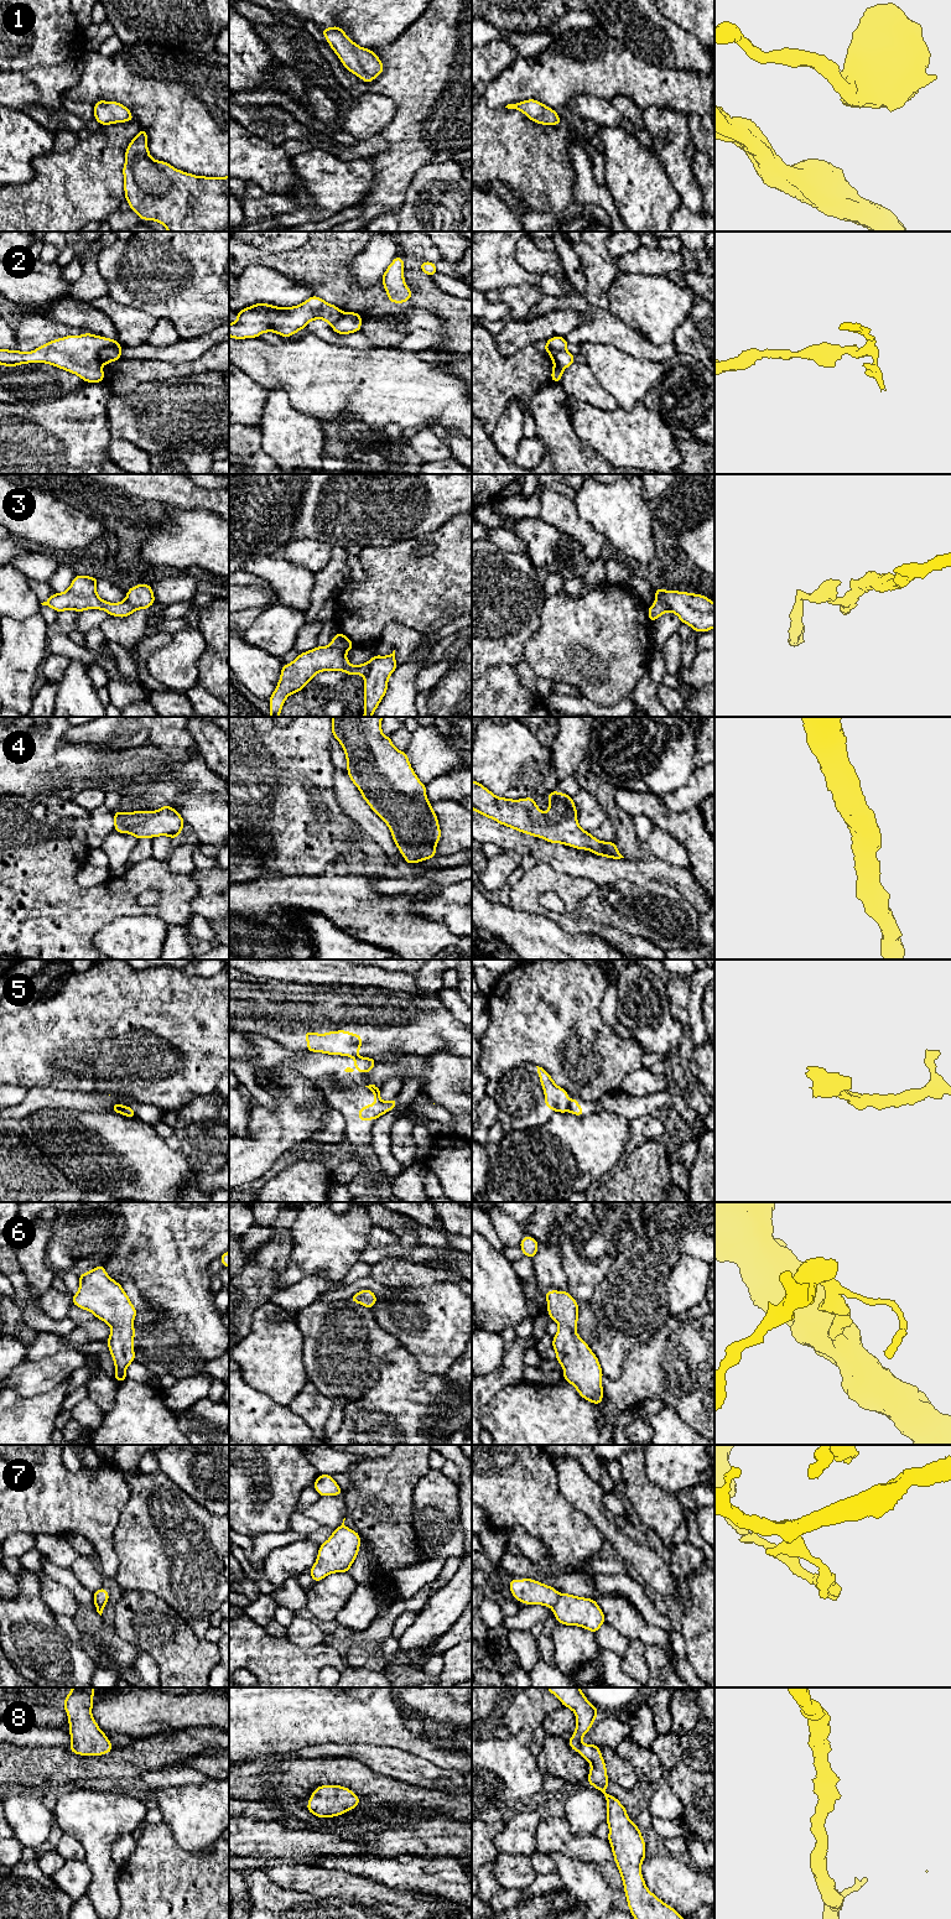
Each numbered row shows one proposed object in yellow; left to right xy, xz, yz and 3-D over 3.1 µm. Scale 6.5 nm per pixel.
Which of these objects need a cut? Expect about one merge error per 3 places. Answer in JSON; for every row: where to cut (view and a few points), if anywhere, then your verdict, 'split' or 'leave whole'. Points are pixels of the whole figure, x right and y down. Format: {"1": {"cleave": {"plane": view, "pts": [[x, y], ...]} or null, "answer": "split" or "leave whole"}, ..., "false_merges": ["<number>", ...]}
{"1": {"cleave": null, "answer": "leave whole"}, "2": {"cleave": {"plane": "xy", "pts": [[119, 344], [104, 347], [99, 352], [100, 364]]}, "answer": "split"}, "3": {"cleave": {"plane": "yz", "pts": [[655, 601], [663, 602], [670, 609]]}, "answer": "split"}, "4": {"cleave": null, "answer": "leave whole"}, "5": {"cleave": {"plane": "yz", "pts": [[568, 1104], [570, 1109]]}, "answer": "split"}, "6": {"cleave": null, "answer": "leave whole"}, "7": {"cleave": {"plane": "yz", "pts": [[559, 1595], [551, 1606]]}, "answer": "split"}, "8": {"cleave": null, "answer": "leave whole"}, "false_merges": ["2", "3", "5", "7"]}

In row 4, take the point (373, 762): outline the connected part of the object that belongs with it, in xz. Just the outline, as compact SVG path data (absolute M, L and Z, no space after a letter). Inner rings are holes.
M332 717L332 735L344 749L350 780L374 813L388 825L405 862L414 864L431 859L436 856L436 844L441 838L438 818L433 812L432 804L426 797L426 785L416 776L406 753L393 745L391 737L383 735L381 719L383 717Z

